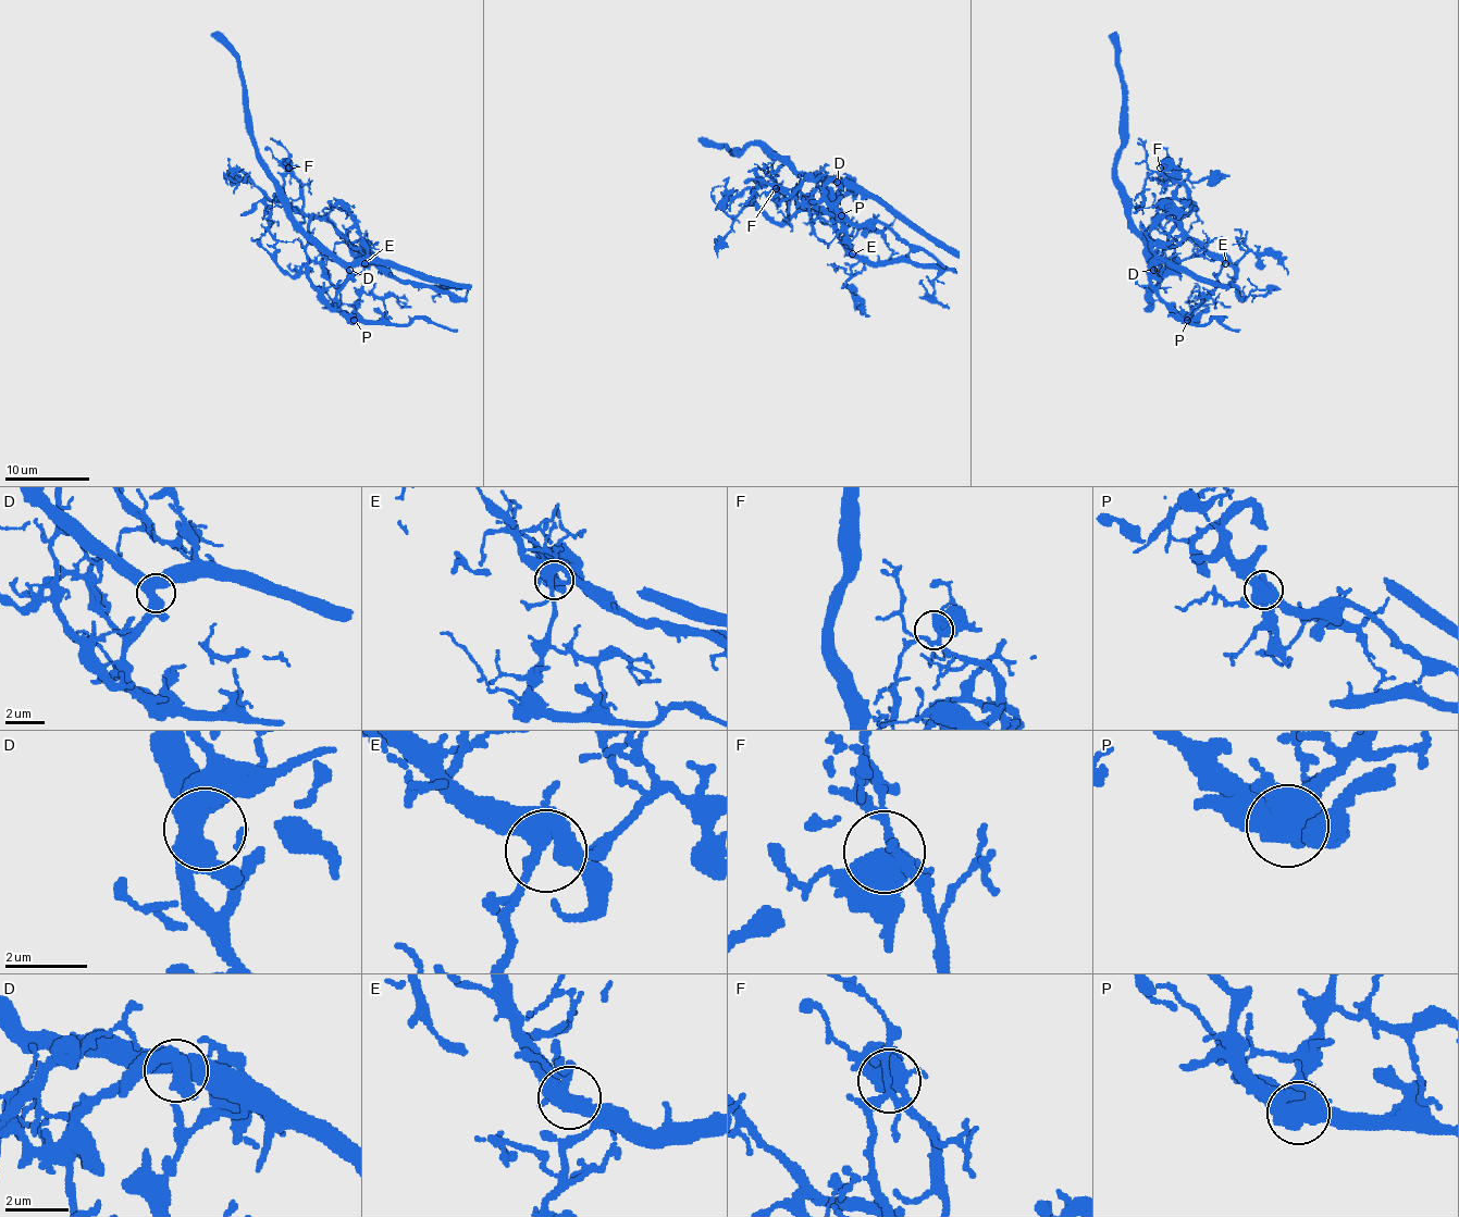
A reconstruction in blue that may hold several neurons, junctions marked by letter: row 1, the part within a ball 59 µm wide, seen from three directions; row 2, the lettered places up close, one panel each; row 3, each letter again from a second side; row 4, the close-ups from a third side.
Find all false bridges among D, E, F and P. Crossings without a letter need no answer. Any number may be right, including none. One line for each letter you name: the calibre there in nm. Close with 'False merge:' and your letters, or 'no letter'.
P: calibre 600 nm
False merge: P

